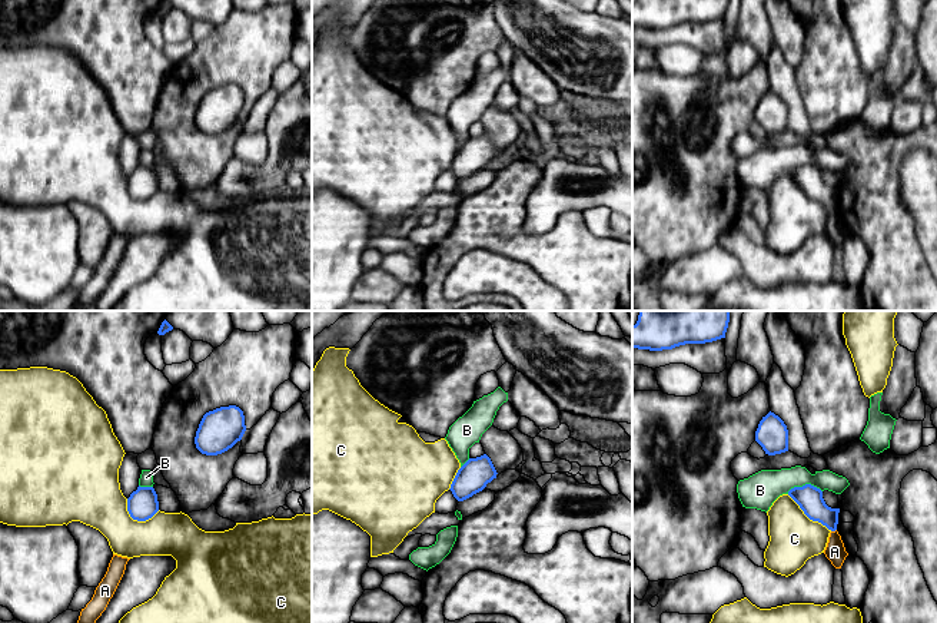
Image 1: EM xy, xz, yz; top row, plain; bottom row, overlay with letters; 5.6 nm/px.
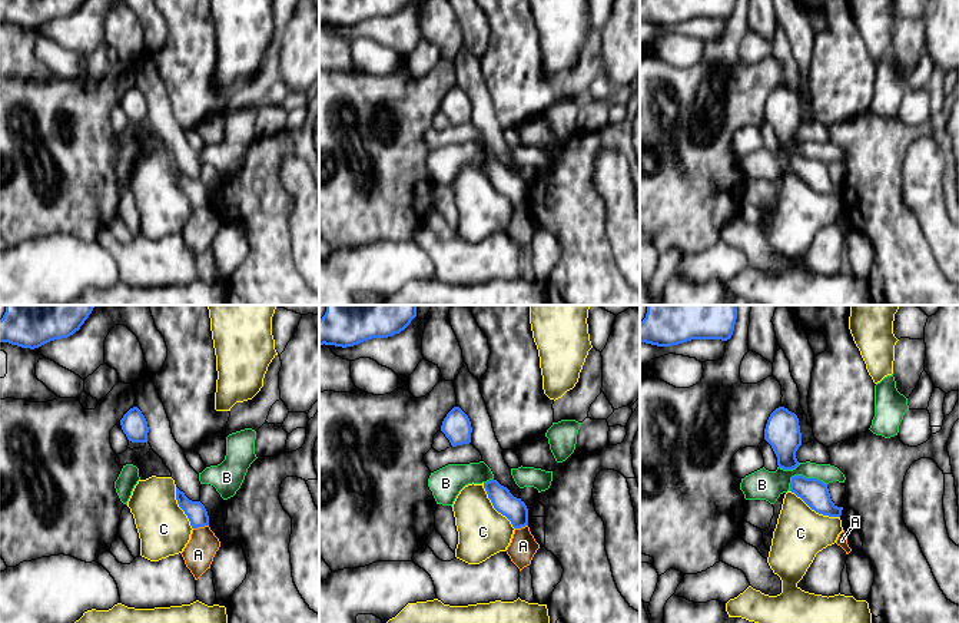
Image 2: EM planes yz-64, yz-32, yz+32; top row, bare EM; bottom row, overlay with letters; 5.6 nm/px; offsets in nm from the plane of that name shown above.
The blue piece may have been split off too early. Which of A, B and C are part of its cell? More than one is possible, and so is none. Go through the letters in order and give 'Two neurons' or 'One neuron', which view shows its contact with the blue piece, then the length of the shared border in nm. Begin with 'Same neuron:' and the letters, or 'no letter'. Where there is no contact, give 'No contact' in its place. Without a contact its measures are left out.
Same neuron: no letter
A: Two neurons. Touches blue in yz. Shared border 40 nm
B: Two neurons. Touches blue in yz. Shared border 200 nm
C: Two neurons. Touches blue in xy. Shared border 200 nm

